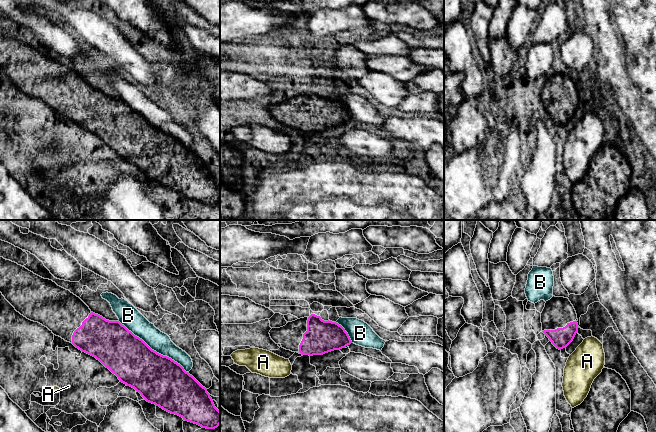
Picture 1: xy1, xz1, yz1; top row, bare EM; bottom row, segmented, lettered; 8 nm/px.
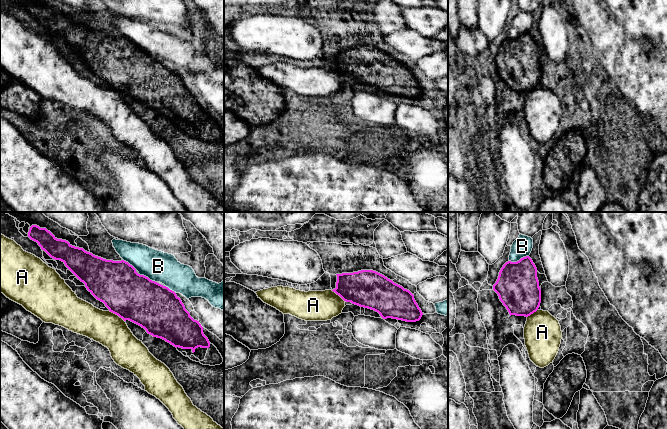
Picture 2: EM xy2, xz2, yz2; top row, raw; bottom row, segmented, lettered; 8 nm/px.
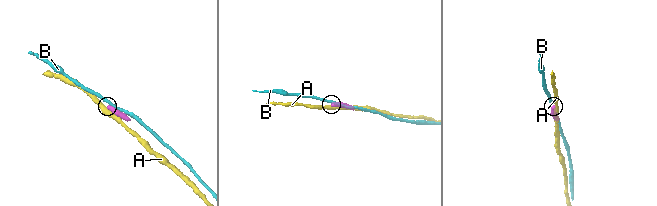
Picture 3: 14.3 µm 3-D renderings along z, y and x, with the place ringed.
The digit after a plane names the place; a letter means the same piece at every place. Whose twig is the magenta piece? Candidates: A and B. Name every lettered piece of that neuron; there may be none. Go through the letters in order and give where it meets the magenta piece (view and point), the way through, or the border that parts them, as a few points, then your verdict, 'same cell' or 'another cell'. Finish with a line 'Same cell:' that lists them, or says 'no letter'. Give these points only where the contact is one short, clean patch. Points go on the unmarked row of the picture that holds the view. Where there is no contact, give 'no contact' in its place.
A: contact xy2 (117, 90); border xy2 (109, 86), (117, 90), (124, 97); another cell
B: contact xy1 (153, 126); another cell
Same cell: no letter

